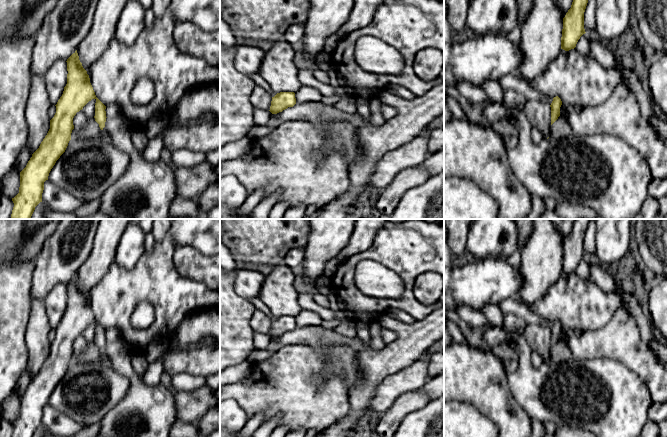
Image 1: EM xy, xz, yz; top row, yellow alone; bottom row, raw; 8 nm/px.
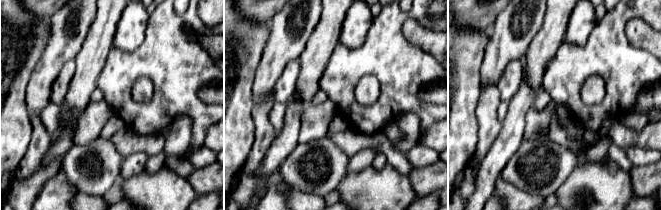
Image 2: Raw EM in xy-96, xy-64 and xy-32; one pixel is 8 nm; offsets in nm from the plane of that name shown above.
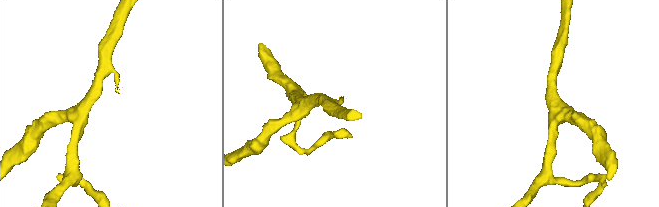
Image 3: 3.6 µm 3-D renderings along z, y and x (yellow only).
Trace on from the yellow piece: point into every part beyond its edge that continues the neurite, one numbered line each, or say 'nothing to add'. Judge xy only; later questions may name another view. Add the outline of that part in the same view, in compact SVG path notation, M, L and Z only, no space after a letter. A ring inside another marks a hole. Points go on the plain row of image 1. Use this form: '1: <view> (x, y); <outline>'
1: xy (106, 361); M104 351L102 354L102 360L100 361L104 366L112 368L112 362L111 359L108 357L108 355L106 354L106 352Z

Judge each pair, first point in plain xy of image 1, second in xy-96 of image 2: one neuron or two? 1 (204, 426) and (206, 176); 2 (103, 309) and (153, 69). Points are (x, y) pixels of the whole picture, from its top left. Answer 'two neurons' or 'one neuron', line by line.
1: one neuron
2: one neuron

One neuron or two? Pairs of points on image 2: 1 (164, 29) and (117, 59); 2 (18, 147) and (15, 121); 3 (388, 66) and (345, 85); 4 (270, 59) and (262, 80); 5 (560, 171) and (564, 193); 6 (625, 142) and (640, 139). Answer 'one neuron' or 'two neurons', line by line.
1: one neuron
2: one neuron
3: one neuron
4: one neuron
5: two neurons
6: one neuron

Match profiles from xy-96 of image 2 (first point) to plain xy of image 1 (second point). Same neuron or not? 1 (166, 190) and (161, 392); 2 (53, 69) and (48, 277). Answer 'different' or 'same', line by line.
1: same
2: same

